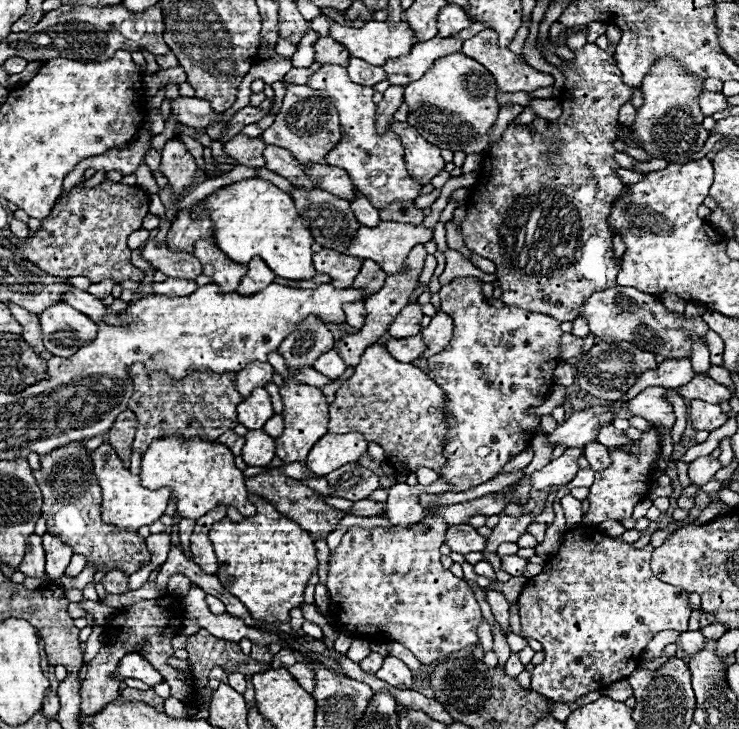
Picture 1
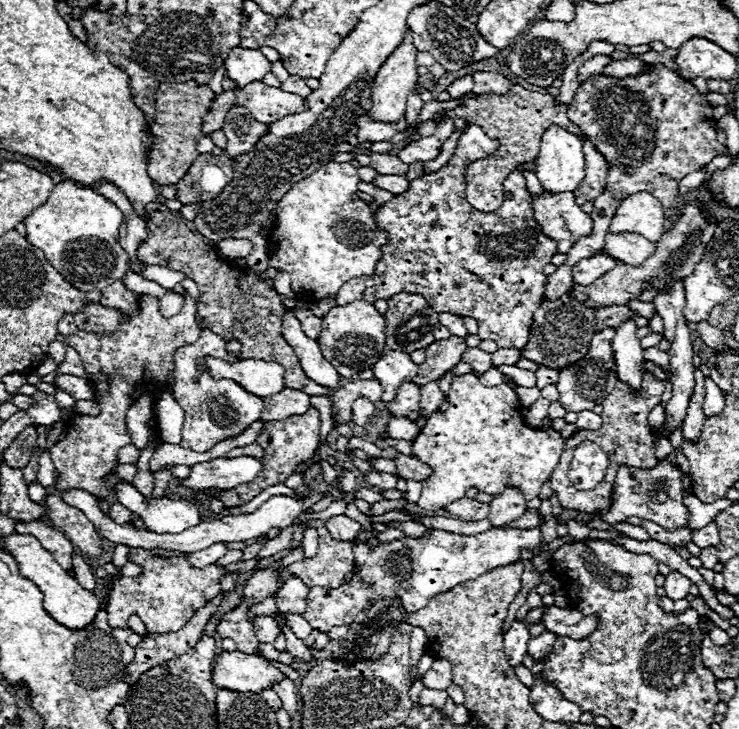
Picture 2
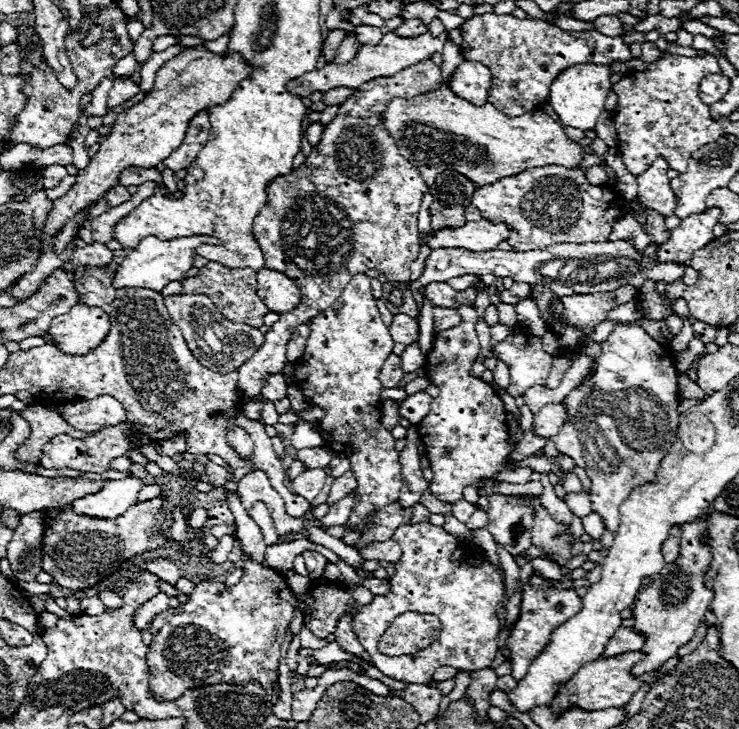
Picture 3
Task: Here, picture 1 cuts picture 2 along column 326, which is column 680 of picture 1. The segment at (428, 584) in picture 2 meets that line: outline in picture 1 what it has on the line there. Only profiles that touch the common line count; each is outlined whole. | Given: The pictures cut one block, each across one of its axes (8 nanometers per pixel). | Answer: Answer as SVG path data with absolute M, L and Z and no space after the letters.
M578 526L564 534L556 558L550 558L544 570L530 578L518 596L520 622L524 636L536 638L546 652L542 664L532 670L530 688L554 702L576 702L588 692L608 688L612 682L628 678L648 642L662 630L688 630L692 614L688 594L654 578L650 570L652 546L634 548L622 538L612 538L598 528Z

